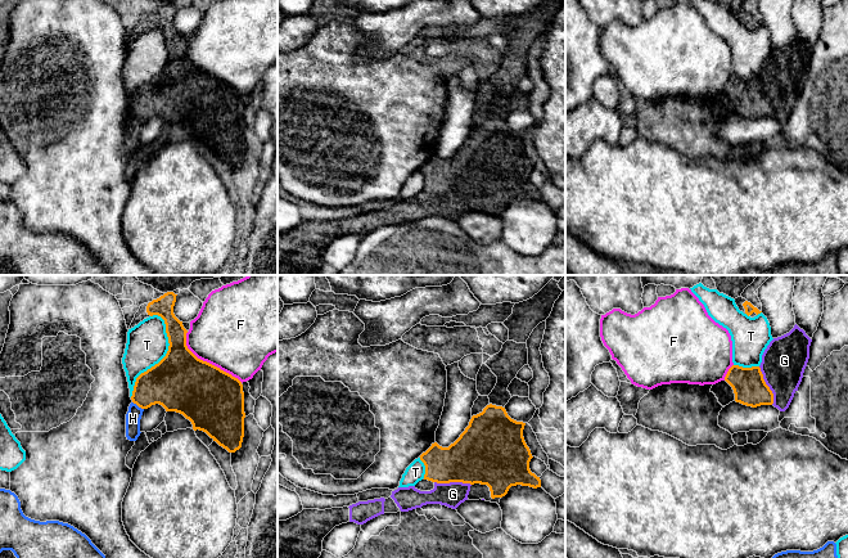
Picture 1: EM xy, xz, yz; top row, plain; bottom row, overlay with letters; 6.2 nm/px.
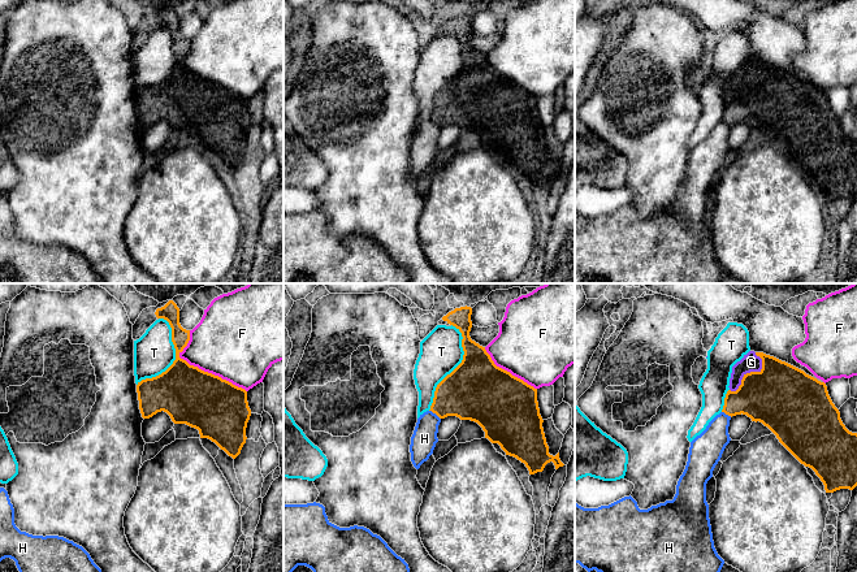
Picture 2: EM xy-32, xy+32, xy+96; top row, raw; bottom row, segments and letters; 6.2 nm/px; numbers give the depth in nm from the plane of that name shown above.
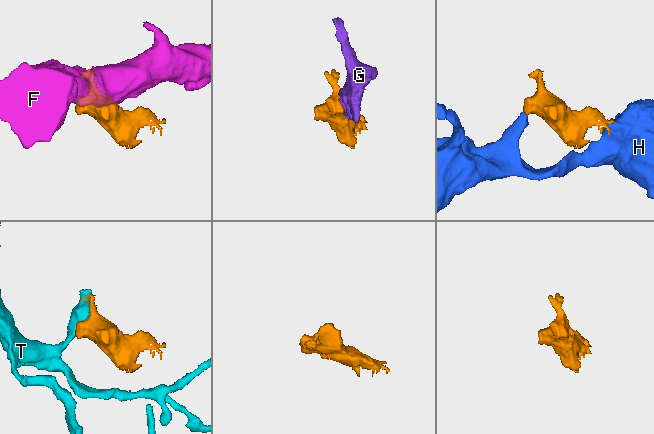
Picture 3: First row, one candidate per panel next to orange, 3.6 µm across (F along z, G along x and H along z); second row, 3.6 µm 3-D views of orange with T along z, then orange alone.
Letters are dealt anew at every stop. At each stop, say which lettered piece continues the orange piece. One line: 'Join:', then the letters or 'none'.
Join: G

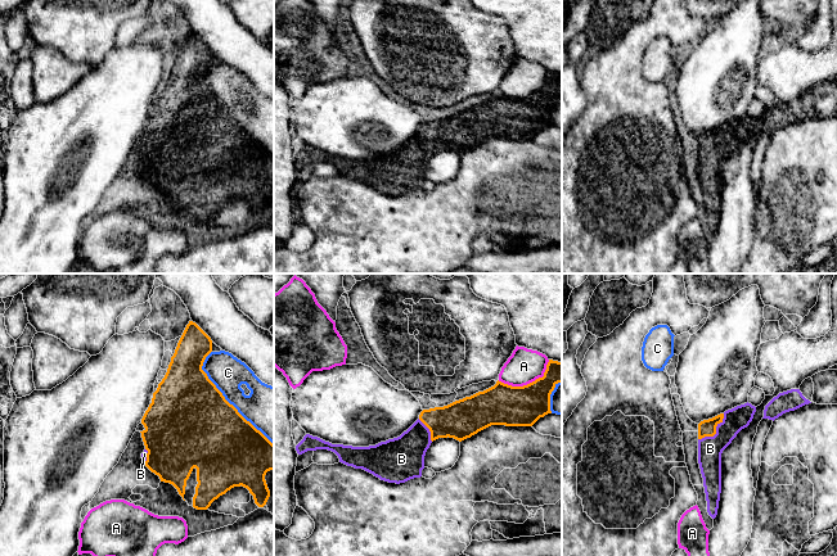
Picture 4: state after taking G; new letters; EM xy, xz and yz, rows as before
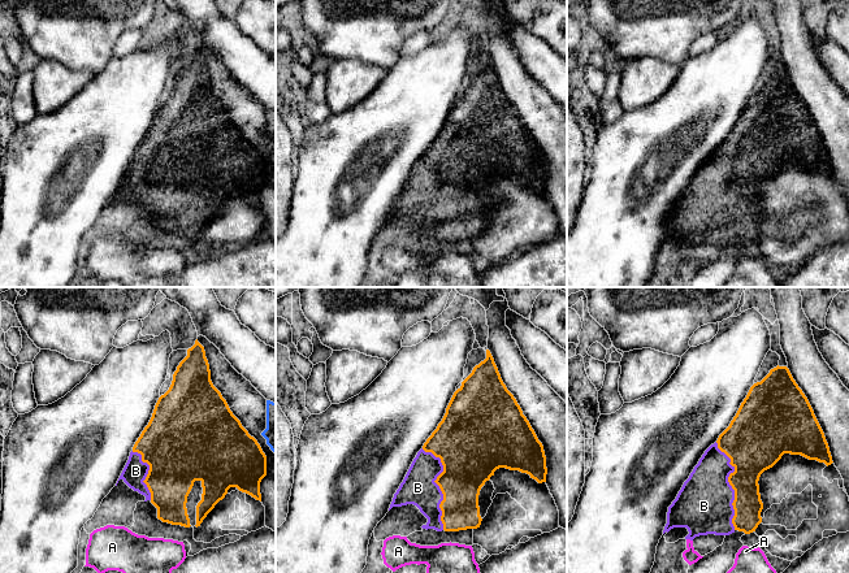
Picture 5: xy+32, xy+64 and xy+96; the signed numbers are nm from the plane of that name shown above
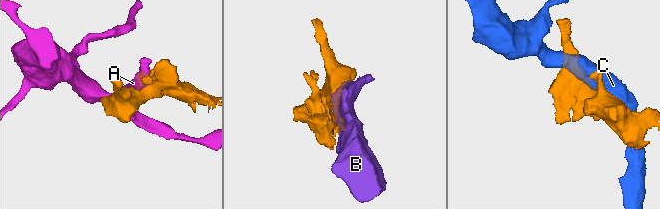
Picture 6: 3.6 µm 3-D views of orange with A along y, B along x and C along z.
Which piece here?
Join: B

